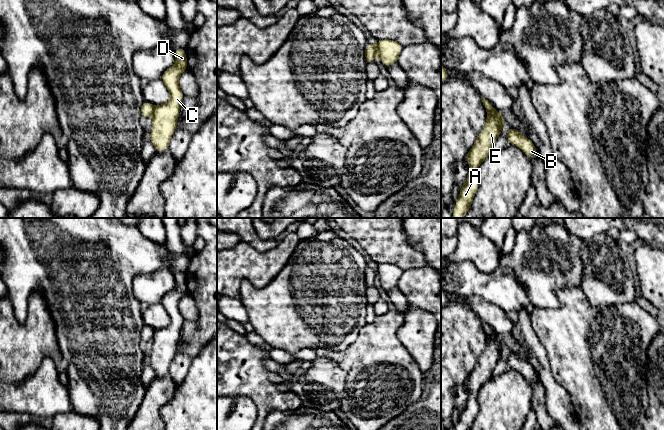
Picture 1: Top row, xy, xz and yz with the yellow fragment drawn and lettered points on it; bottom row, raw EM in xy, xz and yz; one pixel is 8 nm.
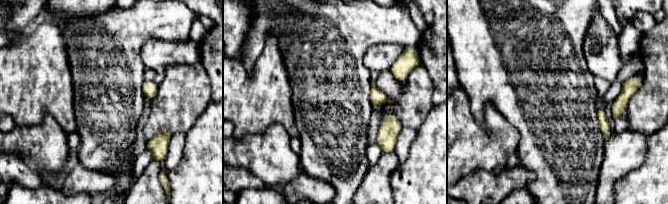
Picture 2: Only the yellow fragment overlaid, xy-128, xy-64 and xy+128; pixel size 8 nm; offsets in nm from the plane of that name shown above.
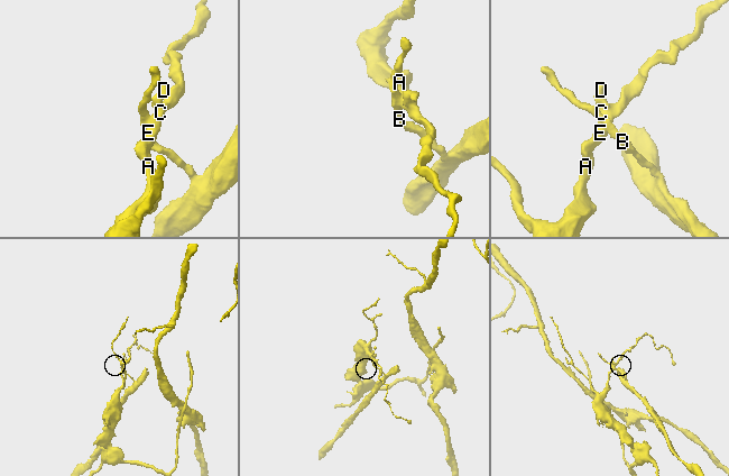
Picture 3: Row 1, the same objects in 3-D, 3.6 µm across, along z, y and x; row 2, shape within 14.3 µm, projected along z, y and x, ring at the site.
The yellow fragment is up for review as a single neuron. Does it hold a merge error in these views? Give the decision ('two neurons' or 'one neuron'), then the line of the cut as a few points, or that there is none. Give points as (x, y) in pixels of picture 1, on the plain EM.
two neurons | xy (155, 331), (152, 338)

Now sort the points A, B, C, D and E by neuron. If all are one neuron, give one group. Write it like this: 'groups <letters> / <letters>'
groups A C D E / B

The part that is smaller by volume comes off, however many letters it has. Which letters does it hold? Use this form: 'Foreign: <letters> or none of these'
Foreign: B

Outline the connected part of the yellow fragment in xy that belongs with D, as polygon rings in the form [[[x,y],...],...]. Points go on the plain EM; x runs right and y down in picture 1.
[[[177,272],[174,277],[176,281],[175,288],[165,294],[161,300],[161,304],[170,318],[170,324],[156,330],[153,335],[150,364],[155,370],[156,377],[164,376],[169,372],[171,361],[177,352],[180,332],[185,321],[179,311],[179,301],[187,294],[186,274]]]

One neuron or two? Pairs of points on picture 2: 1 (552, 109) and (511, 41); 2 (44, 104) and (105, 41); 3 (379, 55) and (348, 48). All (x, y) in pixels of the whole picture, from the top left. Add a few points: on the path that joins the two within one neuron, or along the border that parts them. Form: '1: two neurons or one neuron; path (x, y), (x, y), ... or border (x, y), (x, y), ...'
1: one neuron; path (534, 96), (511, 73), (511, 59)
2: two neurons; border (66, 53), (72, 81), (73, 99)
3: two neurons; border (387, 43), (367, 49), (363, 63), (369, 70)

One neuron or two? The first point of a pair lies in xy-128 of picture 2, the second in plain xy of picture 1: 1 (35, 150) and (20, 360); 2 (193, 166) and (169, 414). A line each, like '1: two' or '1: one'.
1: two
2: one

